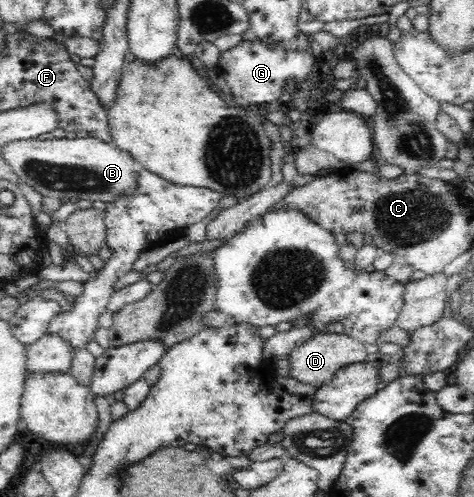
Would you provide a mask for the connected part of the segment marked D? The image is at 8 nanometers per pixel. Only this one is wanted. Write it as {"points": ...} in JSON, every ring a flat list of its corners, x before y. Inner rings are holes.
{"points":[[316,333,289,355,289,376,316,388,328,383,341,367,366,362,365,344,346,334]]}

